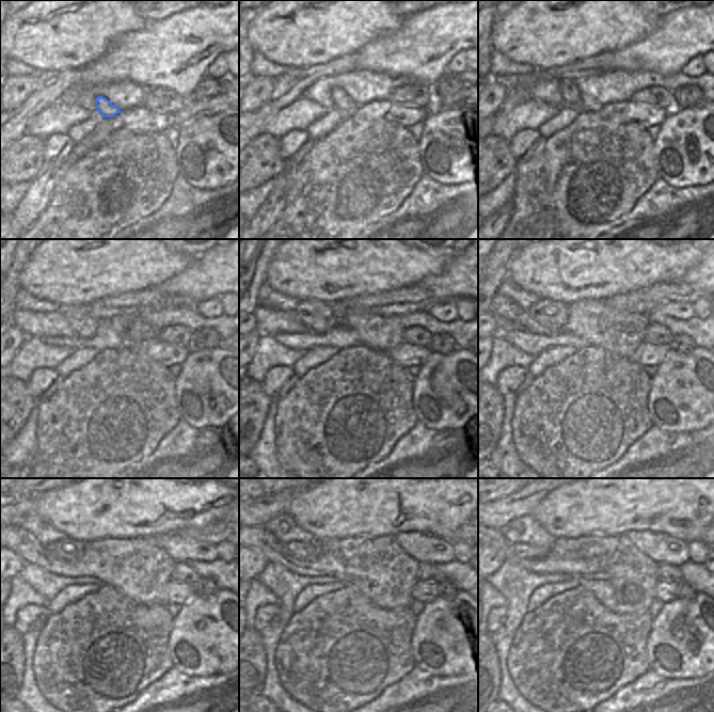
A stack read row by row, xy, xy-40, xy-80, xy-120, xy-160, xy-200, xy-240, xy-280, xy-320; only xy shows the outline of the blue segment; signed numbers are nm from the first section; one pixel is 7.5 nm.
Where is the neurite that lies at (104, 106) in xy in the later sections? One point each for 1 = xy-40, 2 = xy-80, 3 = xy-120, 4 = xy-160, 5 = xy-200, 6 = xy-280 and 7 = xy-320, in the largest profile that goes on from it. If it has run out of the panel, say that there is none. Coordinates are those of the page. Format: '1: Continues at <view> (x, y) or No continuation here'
1: Continues at xy-40 (346, 107)
2: Continues at xy-80 (569, 91)
3: Continues at xy-120 (84, 325)
4: Continues at xy-160 (317, 316)
5: Continues at xy-200 (549, 313)
6: Continues at xy-280 (311, 550)
7: Continues at xy-320 (518, 551)

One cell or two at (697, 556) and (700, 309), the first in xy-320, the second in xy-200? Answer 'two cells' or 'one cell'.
one cell

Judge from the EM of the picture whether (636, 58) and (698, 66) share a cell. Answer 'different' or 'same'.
different

